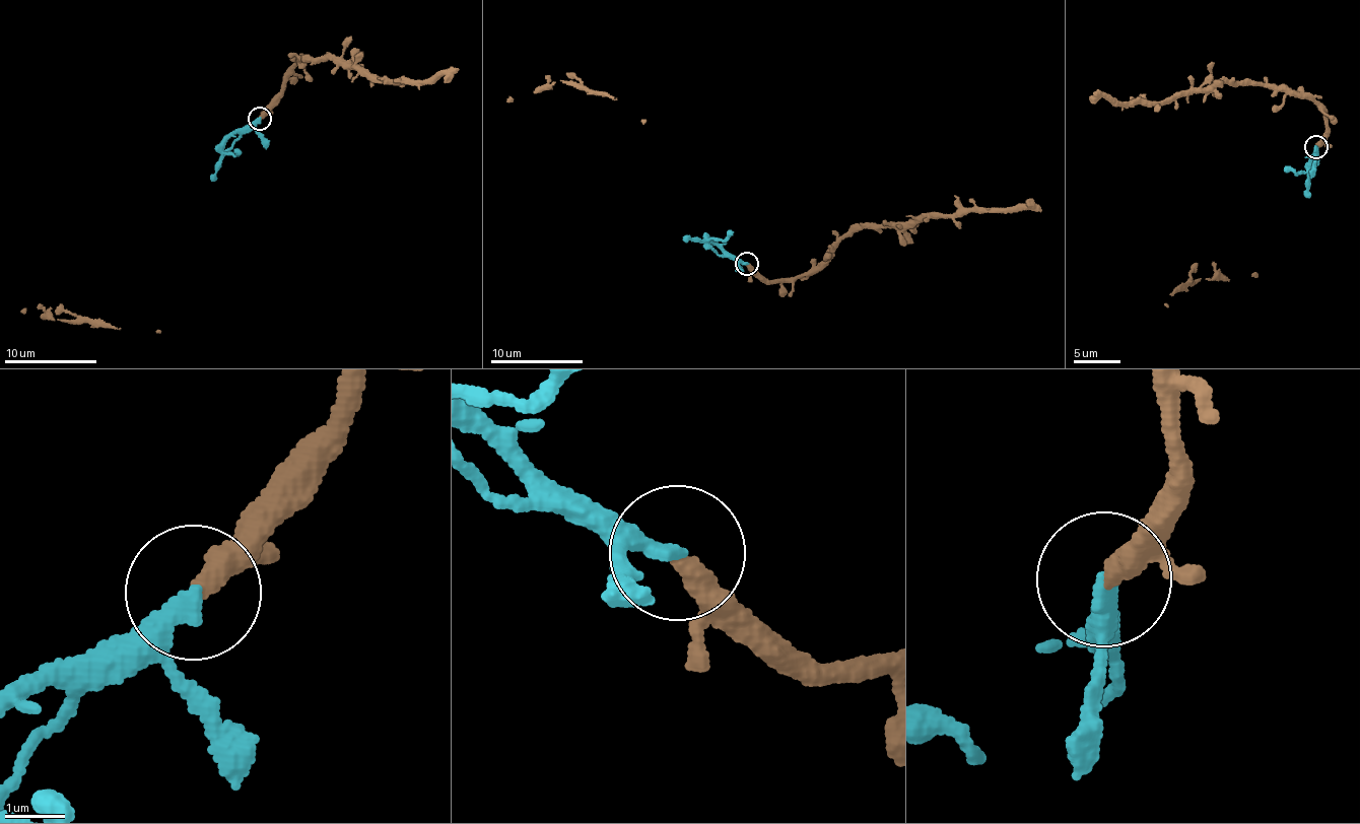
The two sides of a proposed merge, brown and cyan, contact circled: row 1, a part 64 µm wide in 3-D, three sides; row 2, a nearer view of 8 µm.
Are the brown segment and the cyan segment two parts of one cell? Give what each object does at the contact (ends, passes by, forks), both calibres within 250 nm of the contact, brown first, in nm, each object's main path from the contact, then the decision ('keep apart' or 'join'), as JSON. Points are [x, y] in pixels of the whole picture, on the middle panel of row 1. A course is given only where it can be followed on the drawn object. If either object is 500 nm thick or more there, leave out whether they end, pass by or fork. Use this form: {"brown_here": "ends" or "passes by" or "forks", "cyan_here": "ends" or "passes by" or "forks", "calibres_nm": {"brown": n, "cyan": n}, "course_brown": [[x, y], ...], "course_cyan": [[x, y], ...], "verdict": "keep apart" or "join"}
{"brown_here": "ends", "cyan_here": "ends", "calibres_nm": {"brown": 400, "cyan": 320}, "course_brown": [[746, 264], [771, 281], [798, 278], [865, 226], [905, 229], [931, 217], [961, 217], [971, 210], [1041, 210]], "course_cyan": [[746, 264], [707, 242], [722, 239], [732, 230]], "verdict": "join"}

